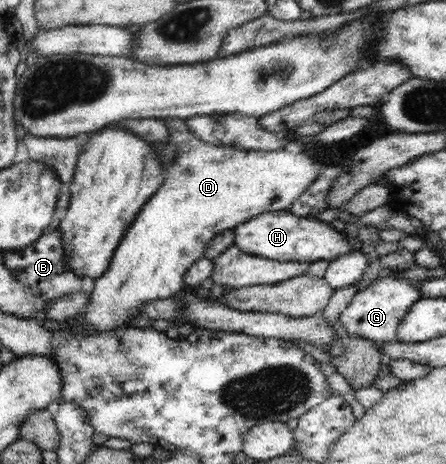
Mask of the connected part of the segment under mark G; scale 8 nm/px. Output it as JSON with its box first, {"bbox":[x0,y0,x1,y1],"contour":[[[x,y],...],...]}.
{"bbox":[339,274,422,342],"contour":[[[387,274],[375,281],[352,298],[341,313],[339,323],[345,327],[349,335],[365,337],[374,342],[389,342],[395,340],[396,329],[399,327],[409,307],[422,298],[418,289],[418,282],[402,279],[395,274]]]}

